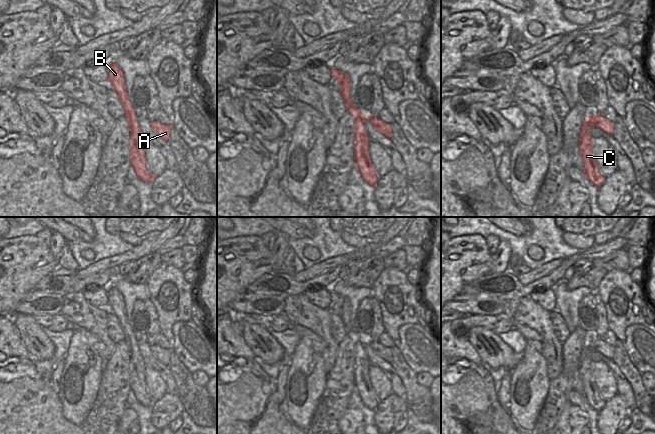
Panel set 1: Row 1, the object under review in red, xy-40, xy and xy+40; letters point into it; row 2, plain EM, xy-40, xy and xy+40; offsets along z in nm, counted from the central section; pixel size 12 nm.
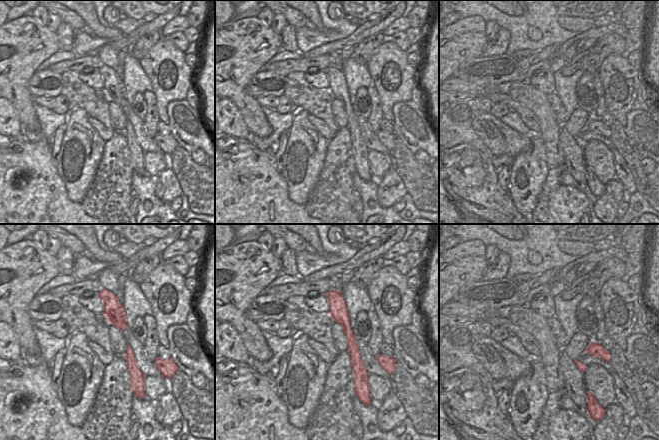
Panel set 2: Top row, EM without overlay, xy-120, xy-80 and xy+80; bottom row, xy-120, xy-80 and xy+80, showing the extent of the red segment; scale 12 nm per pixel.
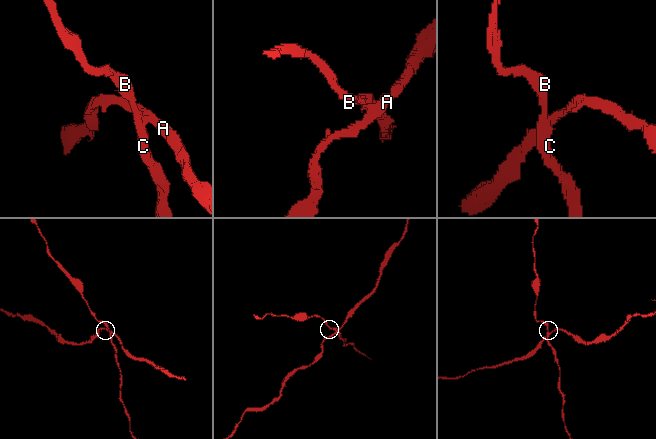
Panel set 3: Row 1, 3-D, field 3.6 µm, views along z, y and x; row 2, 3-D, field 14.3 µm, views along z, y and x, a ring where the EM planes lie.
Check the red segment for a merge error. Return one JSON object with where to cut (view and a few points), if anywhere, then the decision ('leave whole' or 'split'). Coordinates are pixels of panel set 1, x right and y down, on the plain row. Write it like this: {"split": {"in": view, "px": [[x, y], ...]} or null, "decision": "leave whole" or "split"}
{"split": {"in": "xy+40", "px": [[584, 346], [589, 346], [593, 349]]}, "decision": "split"}

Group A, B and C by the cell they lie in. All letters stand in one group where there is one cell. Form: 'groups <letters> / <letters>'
groups A / B C

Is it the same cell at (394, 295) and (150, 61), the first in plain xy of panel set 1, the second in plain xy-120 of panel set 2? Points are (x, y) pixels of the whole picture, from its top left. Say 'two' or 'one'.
one

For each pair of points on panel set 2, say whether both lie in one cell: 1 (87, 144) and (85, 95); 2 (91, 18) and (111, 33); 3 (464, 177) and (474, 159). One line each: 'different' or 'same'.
1: different
2: same
3: same

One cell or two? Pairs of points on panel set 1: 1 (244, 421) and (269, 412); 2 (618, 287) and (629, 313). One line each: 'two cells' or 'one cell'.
1: one cell
2: one cell

